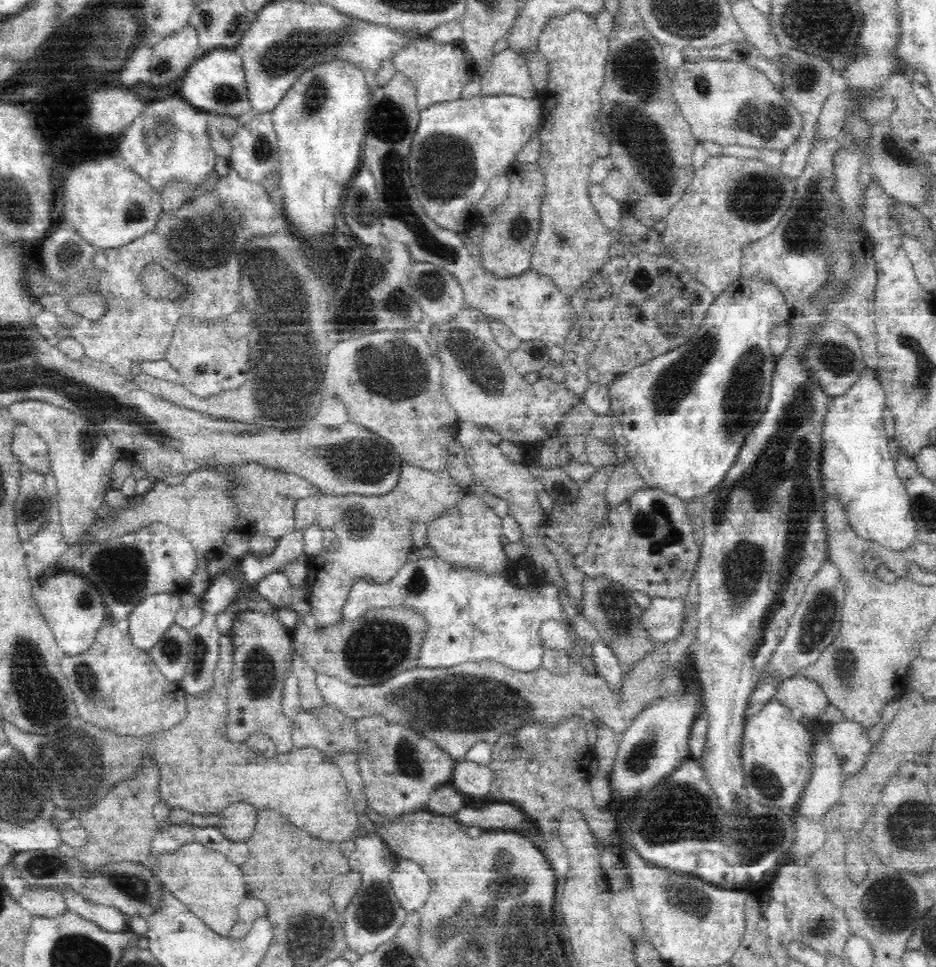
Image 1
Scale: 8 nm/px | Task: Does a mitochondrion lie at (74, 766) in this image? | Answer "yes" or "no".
yes

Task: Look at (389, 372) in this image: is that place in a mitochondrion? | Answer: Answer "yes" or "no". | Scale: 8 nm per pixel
yes

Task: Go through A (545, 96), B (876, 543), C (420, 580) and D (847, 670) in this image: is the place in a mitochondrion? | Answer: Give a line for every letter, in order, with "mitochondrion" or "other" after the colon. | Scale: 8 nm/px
A: other
B: other
C: mitochondrion
D: mitochondrion

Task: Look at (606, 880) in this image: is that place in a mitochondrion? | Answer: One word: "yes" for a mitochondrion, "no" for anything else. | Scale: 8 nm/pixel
no

